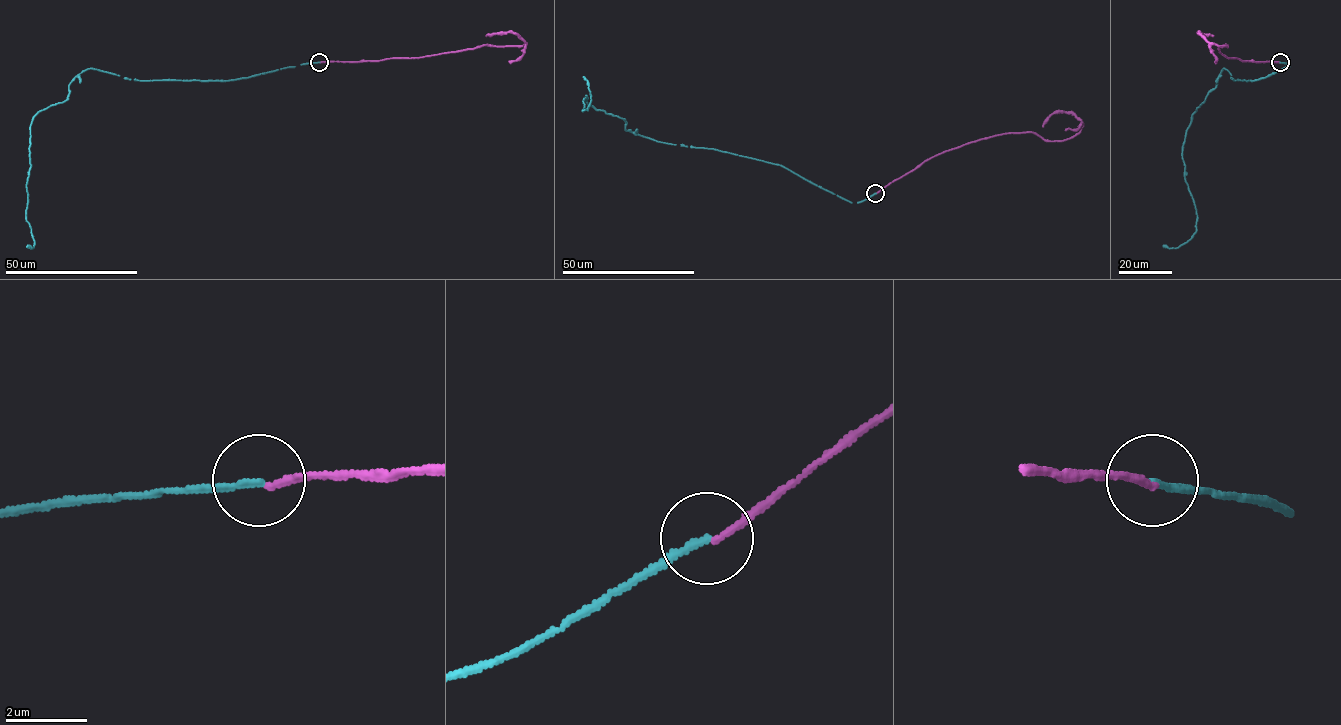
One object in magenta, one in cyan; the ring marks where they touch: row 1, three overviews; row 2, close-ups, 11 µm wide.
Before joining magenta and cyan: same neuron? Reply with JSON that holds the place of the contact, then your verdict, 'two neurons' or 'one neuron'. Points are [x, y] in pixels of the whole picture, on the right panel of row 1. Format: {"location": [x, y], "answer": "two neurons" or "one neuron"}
{"location": [1280, 62], "answer": "two neurons"}

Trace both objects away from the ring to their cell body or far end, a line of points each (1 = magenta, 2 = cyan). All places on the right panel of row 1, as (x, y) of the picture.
1: (1280, 62), (1228, 58), (1219, 50), (1226, 45), (1209, 42), (1199, 32), (1213, 36)
2: (1280, 62), (1288, 66), (1251, 80), (1224, 68), (1197, 108), (1182, 158), (1196, 232), (1163, 247)

